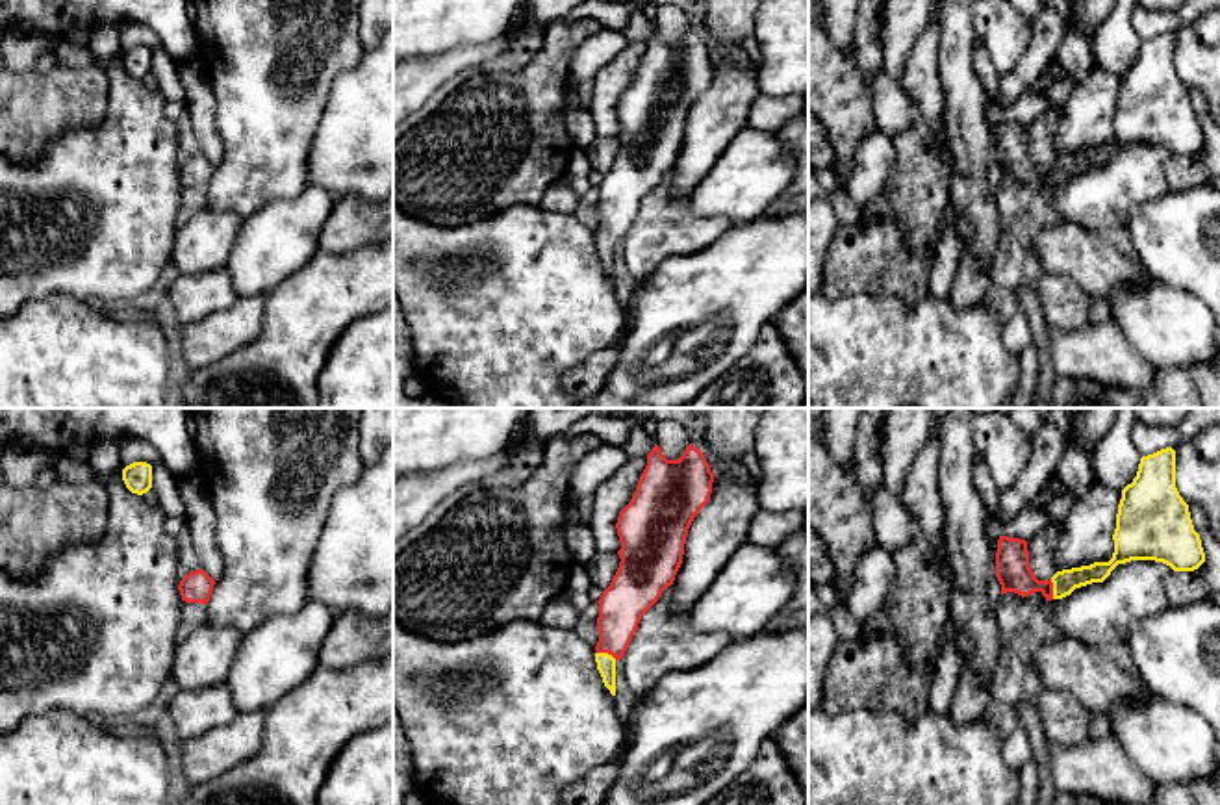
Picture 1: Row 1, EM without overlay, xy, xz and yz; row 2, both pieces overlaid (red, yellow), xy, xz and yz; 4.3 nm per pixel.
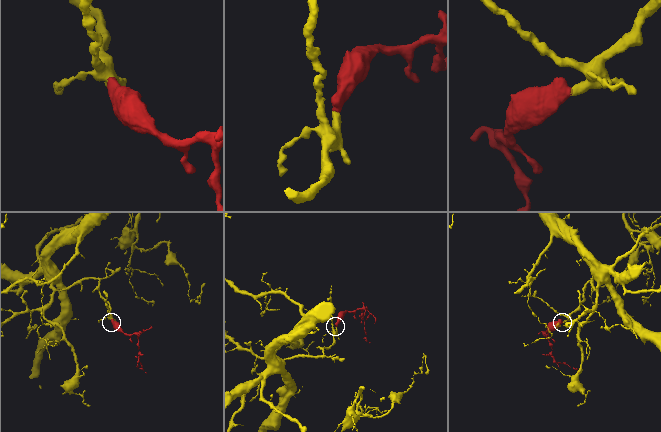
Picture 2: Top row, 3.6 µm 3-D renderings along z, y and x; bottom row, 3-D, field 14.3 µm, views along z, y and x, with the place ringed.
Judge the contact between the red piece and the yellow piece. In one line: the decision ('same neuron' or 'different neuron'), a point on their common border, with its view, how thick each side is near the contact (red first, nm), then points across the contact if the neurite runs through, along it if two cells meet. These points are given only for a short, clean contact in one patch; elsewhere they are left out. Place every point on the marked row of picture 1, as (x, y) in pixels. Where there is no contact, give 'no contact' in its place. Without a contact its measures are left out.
same neuron | yz (1052, 588) | 150/100 nm | across yz (1013, 572), (1024, 583), (1052, 588), (1067, 581)

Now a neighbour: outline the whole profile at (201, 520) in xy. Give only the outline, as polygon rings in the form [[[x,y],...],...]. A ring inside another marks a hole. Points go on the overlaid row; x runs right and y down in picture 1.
[[[200,473],[178,482],[187,519],[184,527],[189,530],[202,569],[217,581],[222,573],[222,556],[215,536],[215,512],[200,479]]]

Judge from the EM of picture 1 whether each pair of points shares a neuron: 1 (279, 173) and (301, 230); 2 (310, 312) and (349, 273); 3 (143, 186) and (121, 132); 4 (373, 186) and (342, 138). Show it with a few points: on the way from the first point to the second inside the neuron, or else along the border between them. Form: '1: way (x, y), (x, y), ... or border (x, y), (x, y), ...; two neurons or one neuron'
1: border (308, 184), (295, 195), (266, 203), (249, 217); two neurons
2: way (319, 303), (340, 282); one neuron
3: way (130, 173), (130, 145); one neuron
4: way (358, 175), (347, 171), (347, 153); one neuron

